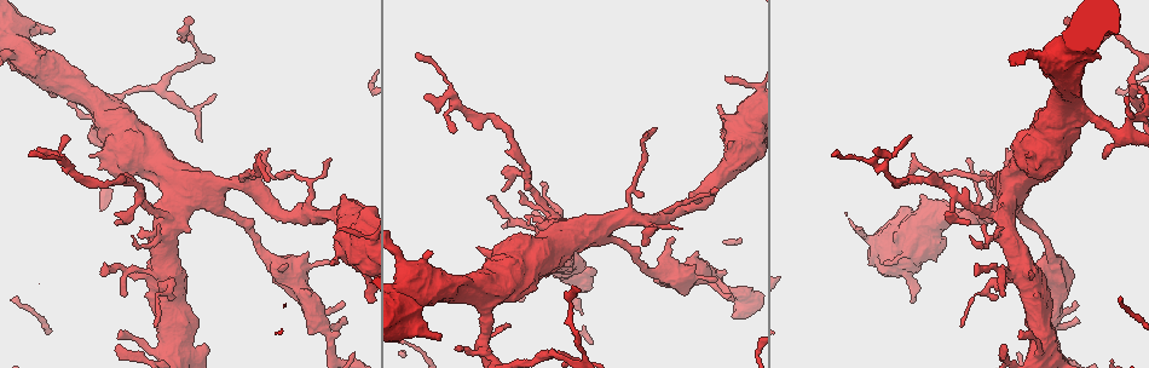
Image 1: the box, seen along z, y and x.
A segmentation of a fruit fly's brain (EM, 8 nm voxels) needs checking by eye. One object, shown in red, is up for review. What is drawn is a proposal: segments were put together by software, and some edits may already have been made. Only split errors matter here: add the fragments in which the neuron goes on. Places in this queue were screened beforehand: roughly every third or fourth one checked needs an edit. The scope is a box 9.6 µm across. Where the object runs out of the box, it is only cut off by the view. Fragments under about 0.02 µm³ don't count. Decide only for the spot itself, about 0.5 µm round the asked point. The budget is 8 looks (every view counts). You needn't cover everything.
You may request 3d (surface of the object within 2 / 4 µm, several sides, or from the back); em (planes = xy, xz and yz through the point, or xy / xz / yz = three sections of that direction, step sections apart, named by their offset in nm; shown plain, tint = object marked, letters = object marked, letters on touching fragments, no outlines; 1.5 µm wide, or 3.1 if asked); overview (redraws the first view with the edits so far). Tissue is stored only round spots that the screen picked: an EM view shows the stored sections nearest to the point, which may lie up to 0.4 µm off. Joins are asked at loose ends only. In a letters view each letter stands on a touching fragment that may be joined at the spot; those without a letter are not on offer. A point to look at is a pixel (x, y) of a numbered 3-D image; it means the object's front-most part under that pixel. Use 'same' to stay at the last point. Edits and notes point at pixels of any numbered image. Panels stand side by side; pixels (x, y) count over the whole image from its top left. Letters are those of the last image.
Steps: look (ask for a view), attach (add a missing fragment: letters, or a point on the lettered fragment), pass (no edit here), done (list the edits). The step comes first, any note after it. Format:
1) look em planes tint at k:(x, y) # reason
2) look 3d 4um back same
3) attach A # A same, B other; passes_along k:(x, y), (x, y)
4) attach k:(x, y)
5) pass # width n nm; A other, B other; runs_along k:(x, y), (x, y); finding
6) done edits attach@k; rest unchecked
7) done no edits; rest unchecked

look 3d 4um at 1:(124, 297) # thin end

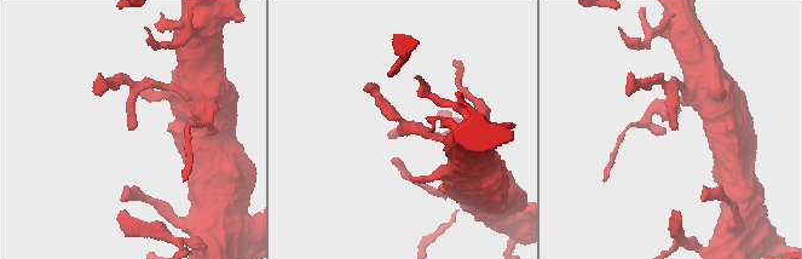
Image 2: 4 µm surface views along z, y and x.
look em planes letters at 2:(132, 130)

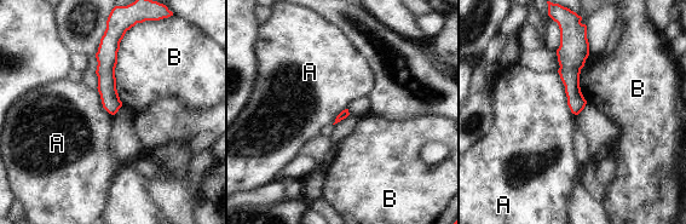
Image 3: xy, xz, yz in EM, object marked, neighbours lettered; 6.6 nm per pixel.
pass # A other, B other; runs_along 3:(104, 41), (107, 90), (113, 110); no lettered fragment goes on from it

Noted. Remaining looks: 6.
look em yz step 8 letters at 1:(831, 155) # free end

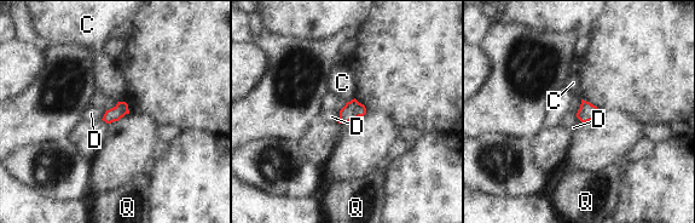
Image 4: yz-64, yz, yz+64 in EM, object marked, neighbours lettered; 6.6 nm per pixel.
pass # width 90 nm; C other, D other, Q other; border 4:(340, 110), (337, 121); none of them fits

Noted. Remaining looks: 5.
look em planes letters at 1:(642, 244) # an open end

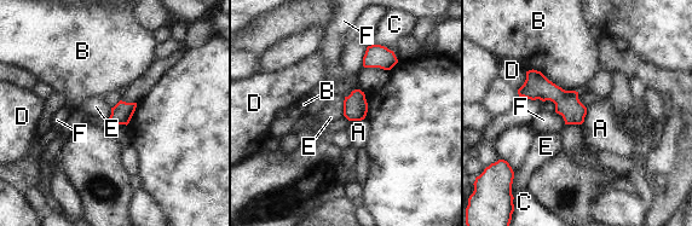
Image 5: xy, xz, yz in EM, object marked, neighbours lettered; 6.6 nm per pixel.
pass # width 140 nm; A other, B other, C other, D other, E other, F other; none of them fits

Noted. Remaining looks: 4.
done no edits; rest unchecked

